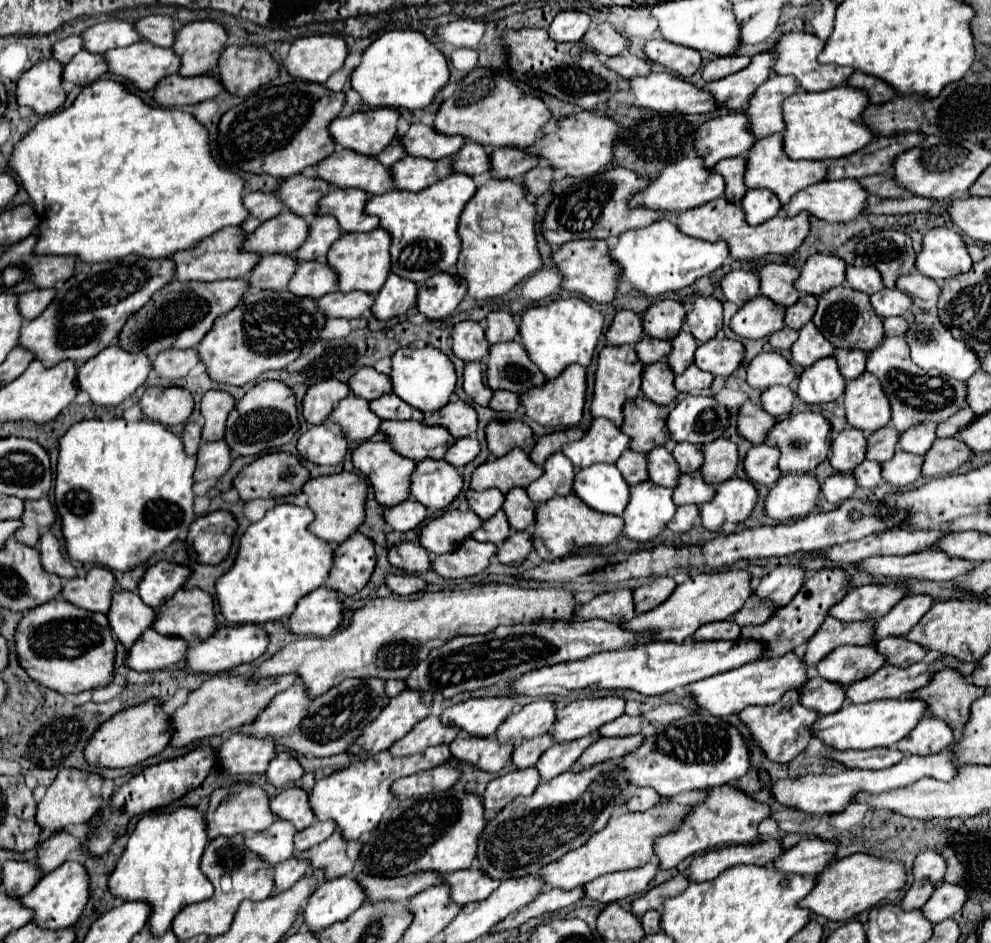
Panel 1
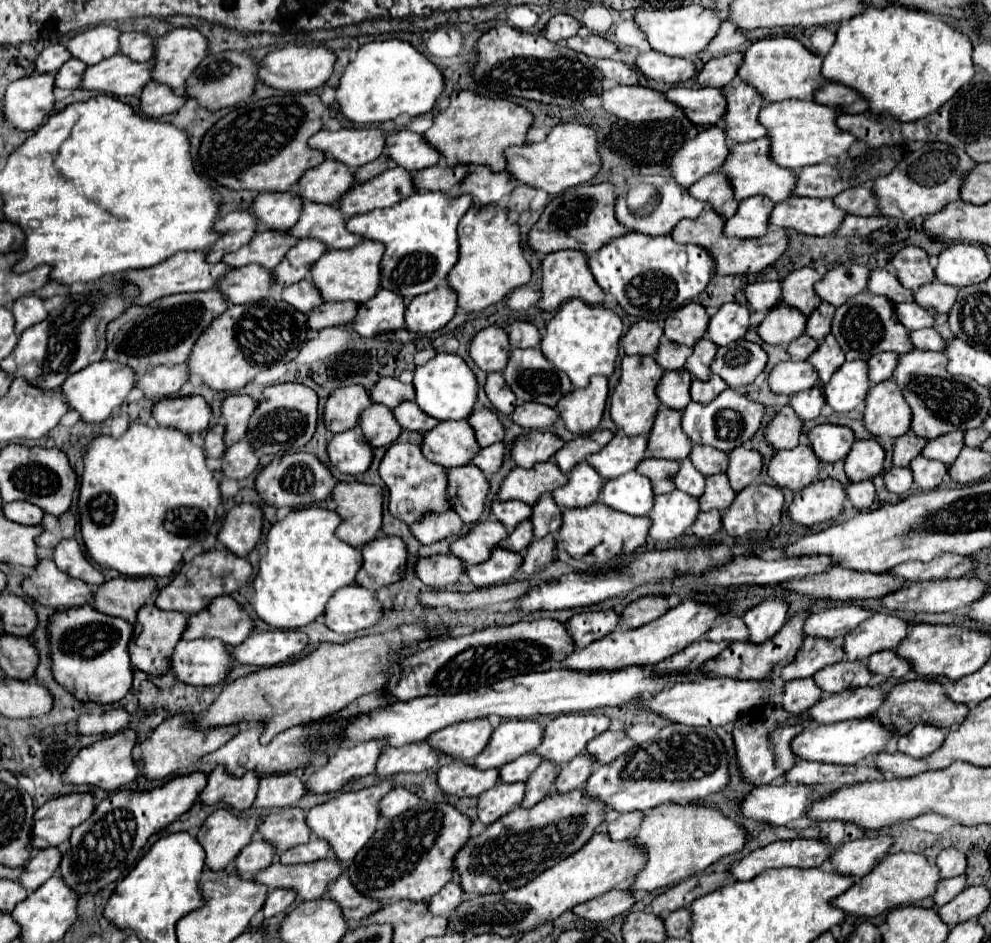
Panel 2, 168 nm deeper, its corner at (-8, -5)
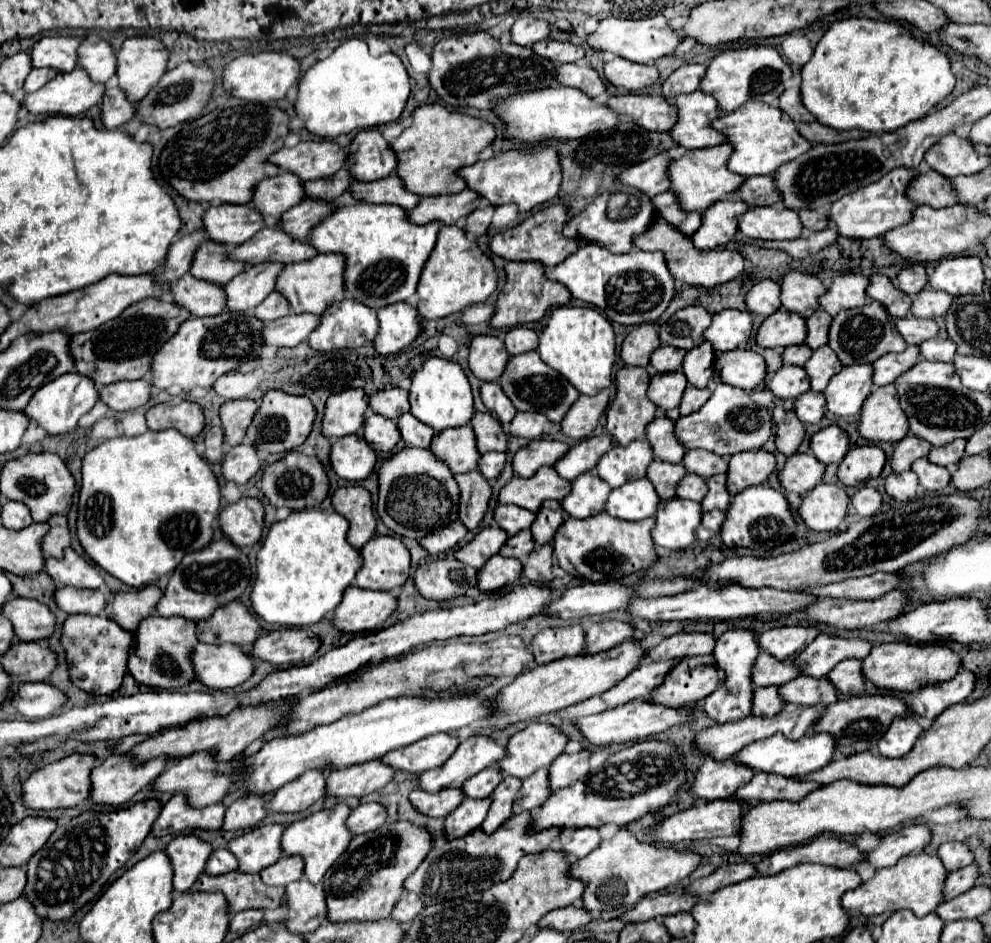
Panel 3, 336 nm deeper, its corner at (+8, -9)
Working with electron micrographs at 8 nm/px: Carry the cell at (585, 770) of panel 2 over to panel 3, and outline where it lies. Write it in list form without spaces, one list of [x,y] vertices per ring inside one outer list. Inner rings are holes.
[[[544,767],[544,771],[536,771],[536,775],[530,775],[528,779],[522,781],[522,787],[514,799],[512,805],[512,813],[524,813],[524,811],[532,811],[536,807],[540,807],[540,803],[544,803],[544,799],[548,799],[548,769]]]

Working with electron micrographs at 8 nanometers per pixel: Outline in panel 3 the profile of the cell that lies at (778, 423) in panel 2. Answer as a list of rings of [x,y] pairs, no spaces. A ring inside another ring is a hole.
[[[788,411],[784,421],[778,425],[778,435],[776,435],[776,447],[784,453],[784,455],[794,455],[800,447],[800,443],[804,441],[806,429],[804,423],[796,417],[794,411]]]

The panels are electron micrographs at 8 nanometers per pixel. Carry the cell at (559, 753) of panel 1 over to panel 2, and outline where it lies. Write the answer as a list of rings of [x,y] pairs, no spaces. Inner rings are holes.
[[[542,761],[540,767],[526,781],[526,797],[524,797],[522,807],[532,807],[540,799],[544,799],[554,787],[556,775],[558,775],[558,765],[554,761],[552,763]]]

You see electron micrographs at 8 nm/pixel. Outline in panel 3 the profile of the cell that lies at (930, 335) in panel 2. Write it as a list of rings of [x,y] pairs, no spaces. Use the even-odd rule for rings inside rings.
[[[930,339],[928,343],[920,345],[922,349],[922,357],[928,361],[944,361],[944,363],[952,363],[956,357],[956,343],[952,339]]]

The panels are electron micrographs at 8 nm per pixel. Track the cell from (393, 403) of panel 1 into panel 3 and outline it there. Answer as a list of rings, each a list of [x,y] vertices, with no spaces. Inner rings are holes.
[[[404,413],[400,419],[398,419],[398,427],[400,427],[400,433],[402,433],[402,439],[408,447],[422,447],[422,449],[428,449],[436,431],[428,425],[424,425],[422,421],[418,421],[412,413]]]

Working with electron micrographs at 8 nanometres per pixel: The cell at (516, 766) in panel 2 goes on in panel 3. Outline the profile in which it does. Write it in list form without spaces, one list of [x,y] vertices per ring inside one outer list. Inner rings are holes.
[[[488,767],[488,769],[480,771],[478,775],[470,777],[462,785],[462,793],[464,793],[464,797],[470,797],[470,799],[486,799],[488,795],[492,795],[492,791],[500,783],[500,779],[502,779],[500,771],[496,771],[496,767]]]

